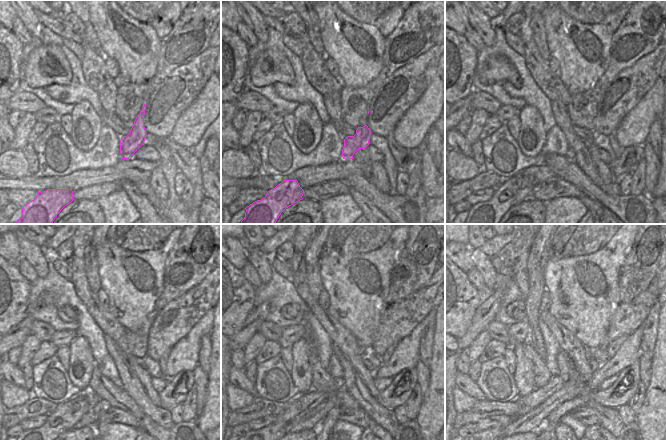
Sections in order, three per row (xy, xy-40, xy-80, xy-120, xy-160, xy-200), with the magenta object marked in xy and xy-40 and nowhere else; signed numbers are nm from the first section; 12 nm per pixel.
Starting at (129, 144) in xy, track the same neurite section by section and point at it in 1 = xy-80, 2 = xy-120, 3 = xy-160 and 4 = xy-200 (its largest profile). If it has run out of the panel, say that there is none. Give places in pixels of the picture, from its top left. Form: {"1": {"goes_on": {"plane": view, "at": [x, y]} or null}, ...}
{"1": {"goes_on": {"plane": "xy-80", "at": [570, 153]}}, "2": {"goes_on": {"plane": "xy-120", "at": [117, 382]}}, "3": {"goes_on": {"plane": "xy-160", "at": [339, 383]}}, "4": {"goes_on": {"plane": "xy-200", "at": [538, 396]}}}

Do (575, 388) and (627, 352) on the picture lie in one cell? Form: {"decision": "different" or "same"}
{"decision": "same"}

